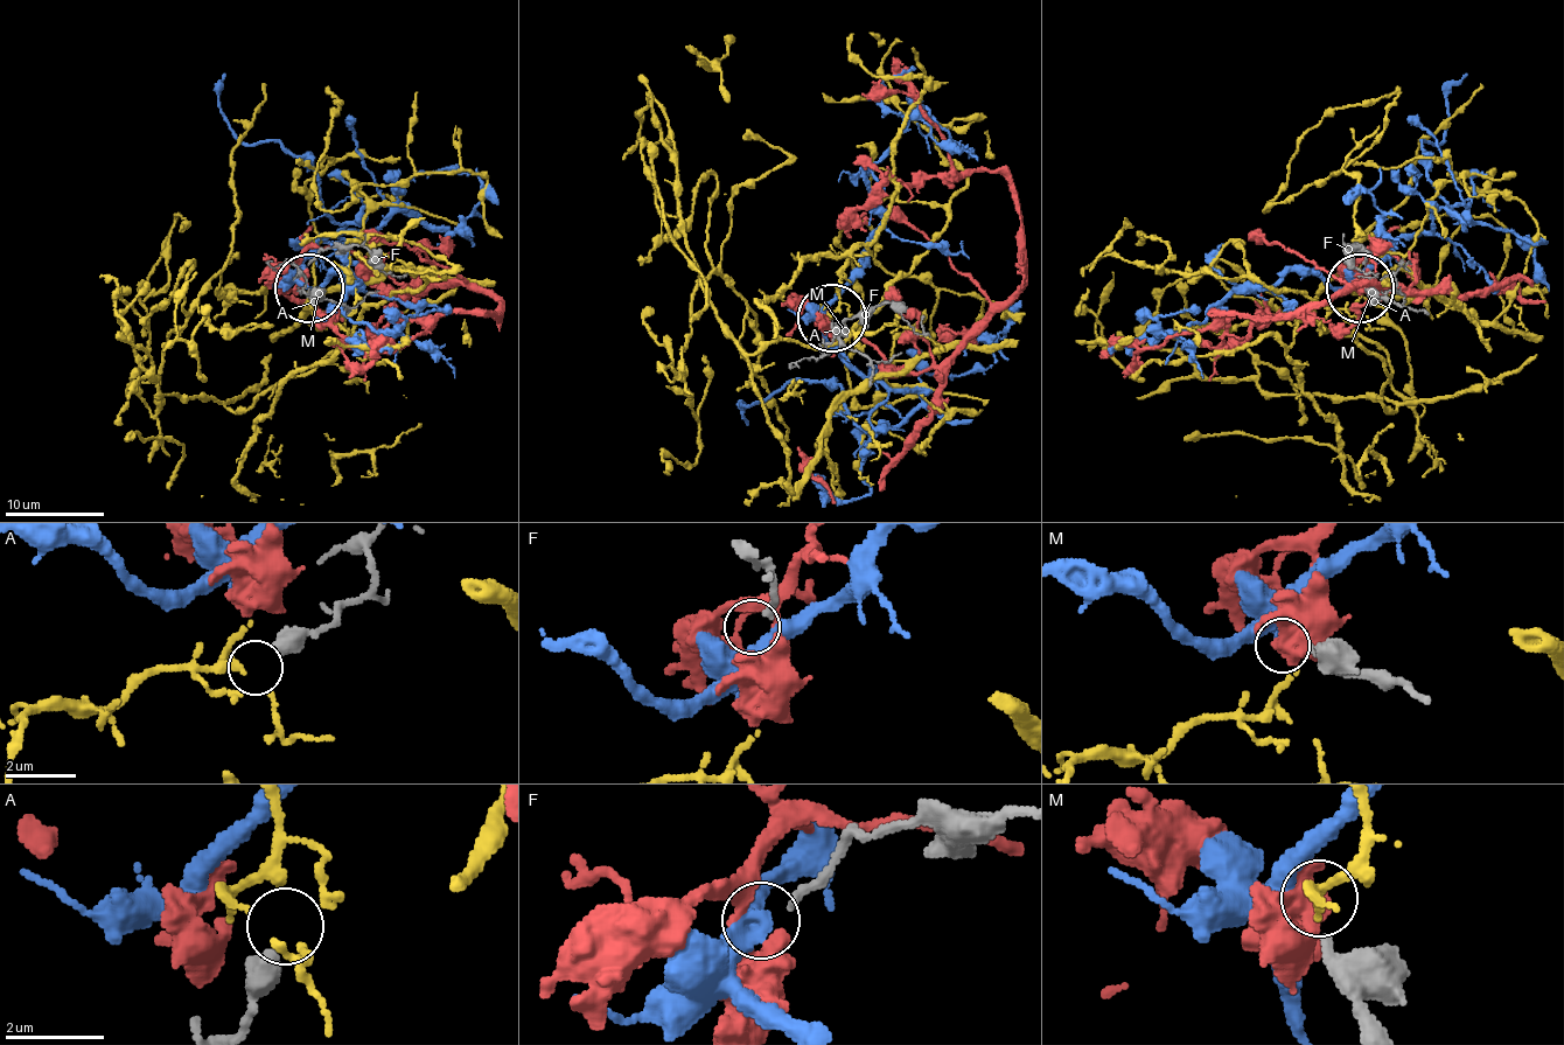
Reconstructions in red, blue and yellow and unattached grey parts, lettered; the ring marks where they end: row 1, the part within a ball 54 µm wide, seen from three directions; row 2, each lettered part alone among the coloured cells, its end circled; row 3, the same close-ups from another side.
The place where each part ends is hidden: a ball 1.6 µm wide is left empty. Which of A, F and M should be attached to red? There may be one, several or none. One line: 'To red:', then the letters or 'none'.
To red: none

